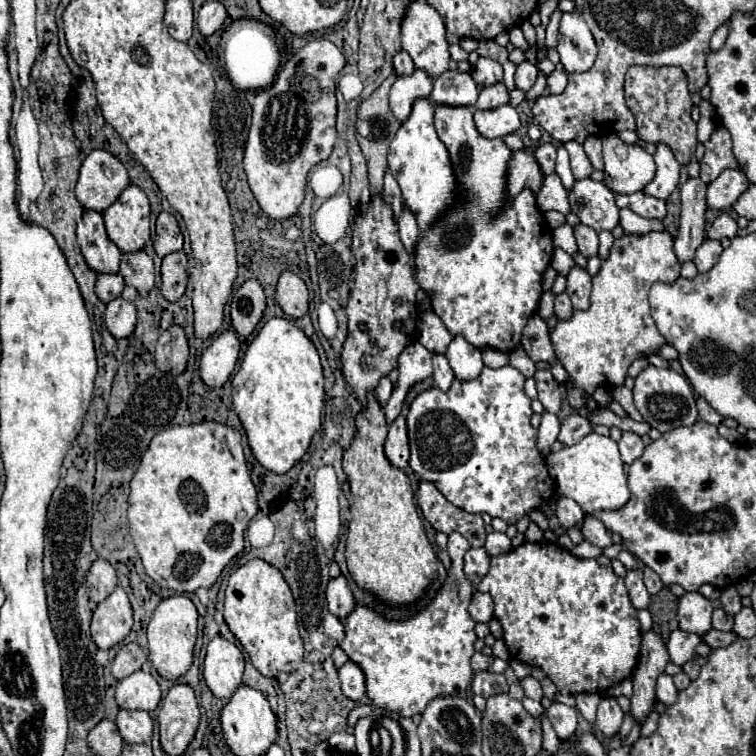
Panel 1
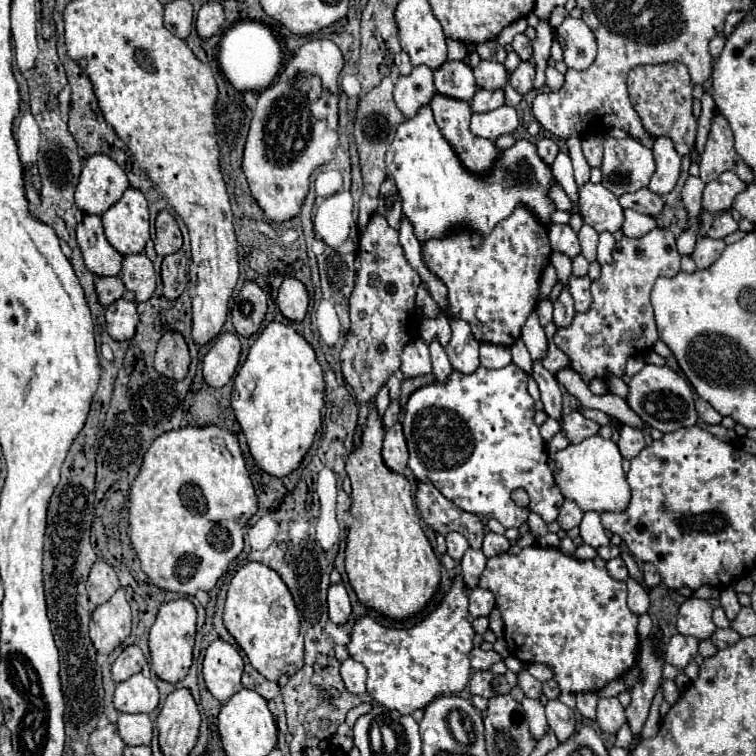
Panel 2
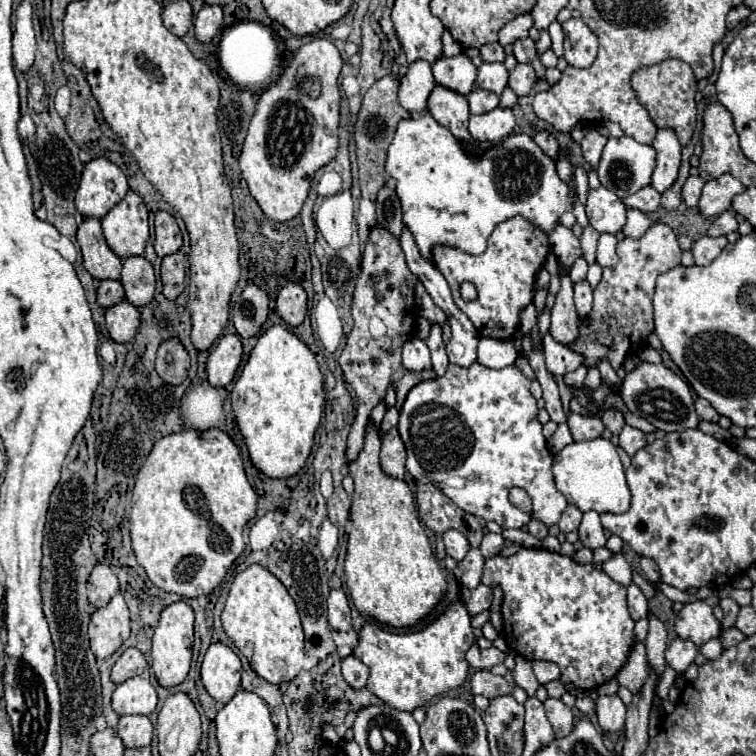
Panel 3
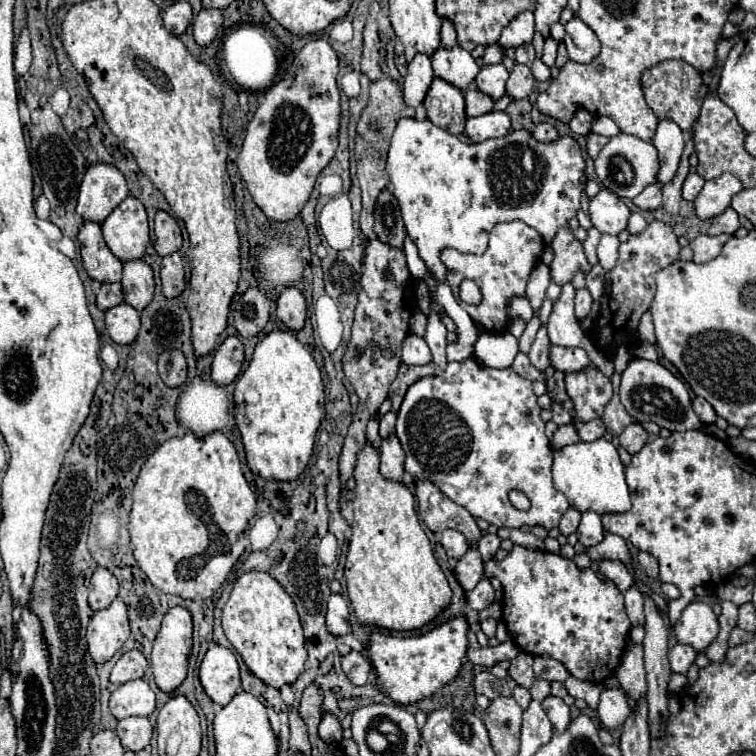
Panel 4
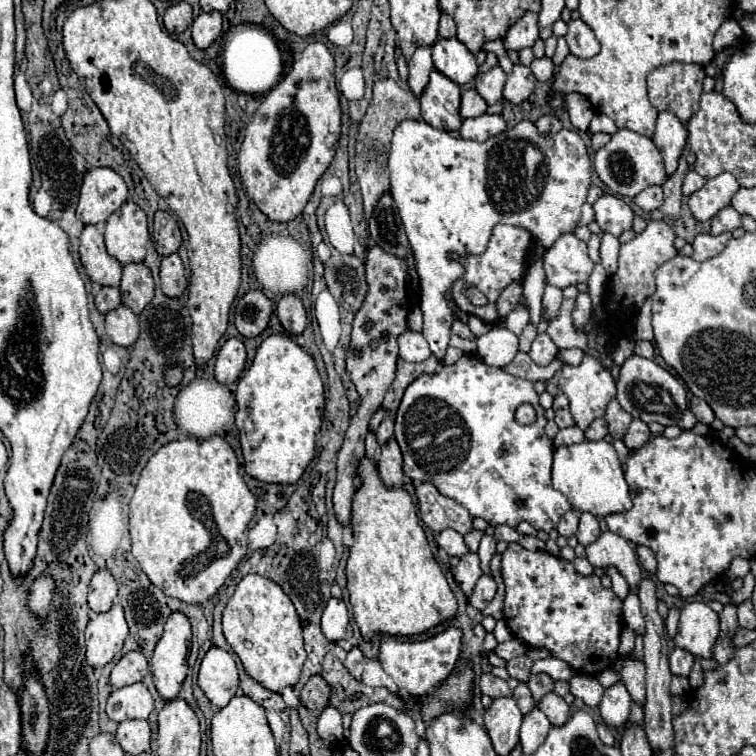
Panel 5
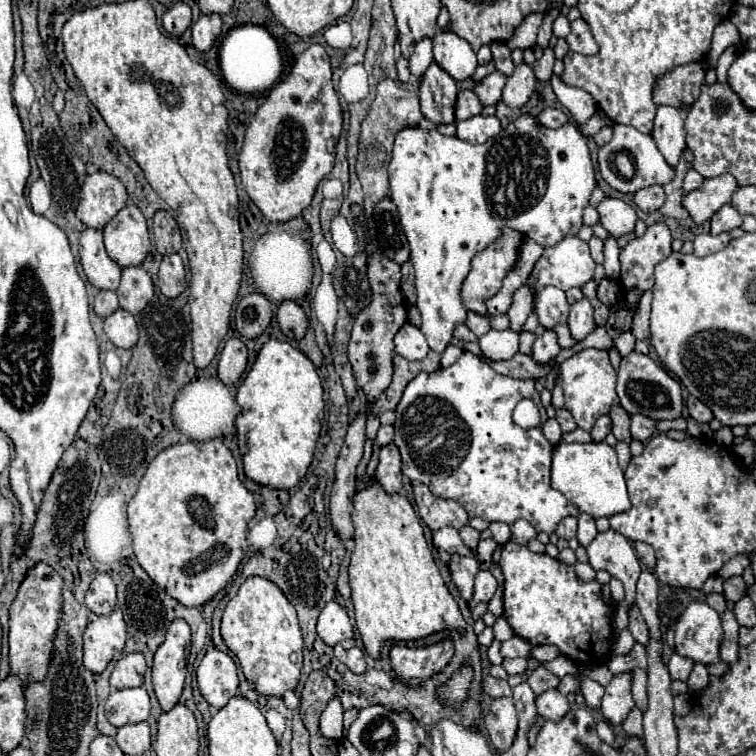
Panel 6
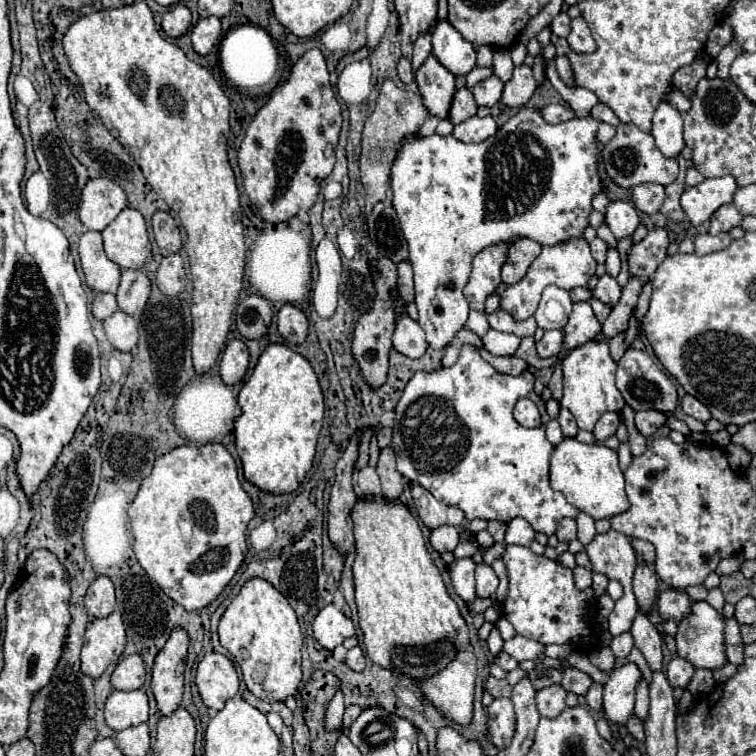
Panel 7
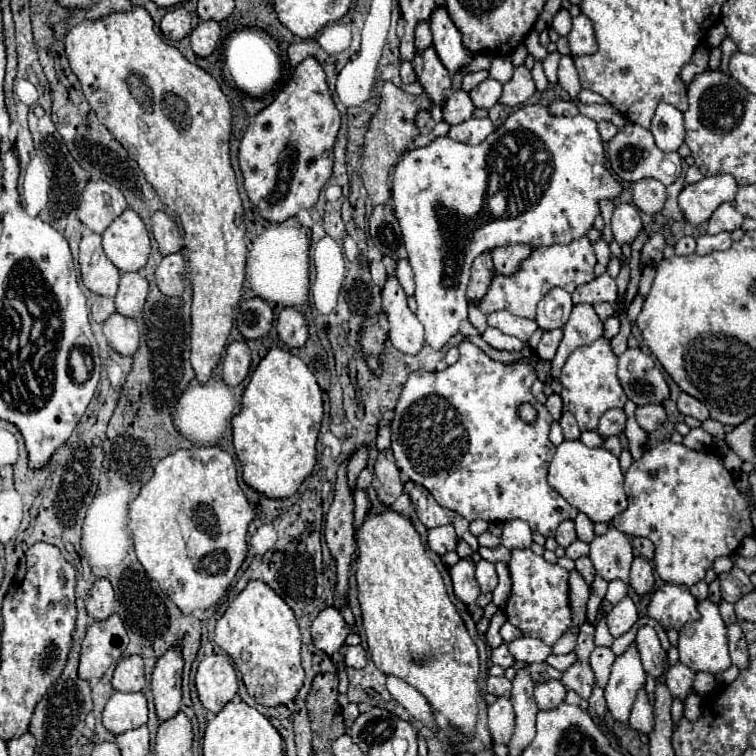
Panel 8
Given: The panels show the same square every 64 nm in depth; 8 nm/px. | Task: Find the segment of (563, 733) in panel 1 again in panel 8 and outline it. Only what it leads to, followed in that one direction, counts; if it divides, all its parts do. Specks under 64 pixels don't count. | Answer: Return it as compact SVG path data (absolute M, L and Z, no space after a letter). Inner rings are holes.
M548 680L548 682L536 682L534 684L534 700L540 710L556 708L560 702L564 702L566 688L560 680Z

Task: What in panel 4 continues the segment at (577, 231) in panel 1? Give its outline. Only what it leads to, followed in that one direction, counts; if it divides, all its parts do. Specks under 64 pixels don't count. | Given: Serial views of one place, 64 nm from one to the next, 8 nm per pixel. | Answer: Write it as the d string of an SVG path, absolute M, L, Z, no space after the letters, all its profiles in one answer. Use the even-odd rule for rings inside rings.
M590 228L588 230L588 238L584 242L584 252L586 252L586 258L590 264L598 264L598 258L596 258L596 246L600 242L600 232L596 228Z

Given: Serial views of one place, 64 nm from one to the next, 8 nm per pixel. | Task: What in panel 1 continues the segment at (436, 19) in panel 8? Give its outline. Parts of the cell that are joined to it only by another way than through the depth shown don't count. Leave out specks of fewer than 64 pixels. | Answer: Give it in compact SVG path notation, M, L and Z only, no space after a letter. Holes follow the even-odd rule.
M450 68L450 70L446 70L446 74L440 74L438 78L434 78L434 90L432 90L430 98L436 104L472 106L472 104L476 104L478 88L468 72Z

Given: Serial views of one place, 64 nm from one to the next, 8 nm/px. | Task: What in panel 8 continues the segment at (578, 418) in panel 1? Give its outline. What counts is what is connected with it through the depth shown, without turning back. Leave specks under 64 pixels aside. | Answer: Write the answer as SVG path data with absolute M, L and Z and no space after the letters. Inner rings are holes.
M614 408L614 410L608 410L600 418L598 434L602 434L604 438L608 438L608 436L616 436L616 434L624 432L624 428L626 428L626 414L624 414L622 408Z

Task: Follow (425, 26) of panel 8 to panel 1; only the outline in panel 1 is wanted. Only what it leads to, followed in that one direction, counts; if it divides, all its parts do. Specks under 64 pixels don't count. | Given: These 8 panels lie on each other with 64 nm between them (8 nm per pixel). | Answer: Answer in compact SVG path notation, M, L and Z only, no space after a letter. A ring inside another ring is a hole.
M414 70L410 76L398 76L390 90L390 108L394 116L404 122L418 98L428 98L432 90L432 78L426 70Z

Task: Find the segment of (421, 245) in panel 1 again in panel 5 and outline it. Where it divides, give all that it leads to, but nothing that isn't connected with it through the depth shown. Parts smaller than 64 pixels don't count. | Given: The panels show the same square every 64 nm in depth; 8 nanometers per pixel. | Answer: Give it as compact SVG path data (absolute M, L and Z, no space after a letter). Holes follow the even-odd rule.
M432 70L430 82L420 94L422 118L440 130L458 130L460 118L460 86L450 82L442 72ZM496 226L494 232L492 232L492 238L488 242L488 248L486 252L478 254L478 256L462 256L458 258L464 266L466 266L466 272L464 276L454 284L454 300L456 304L466 312L466 314L476 314L480 316L484 322L492 322L496 324L500 320L498 312L496 312L496 300L500 296L500 292L506 288L506 284L510 284L512 280L520 280L524 274L526 274L526 256L528 256L528 248L530 248L530 242L532 242L532 236L528 230L524 228L518 228L518 226ZM468 286L474 286L478 292L486 294L488 298L488 304L486 306L474 306L468 302L468 298L464 296L464 290Z

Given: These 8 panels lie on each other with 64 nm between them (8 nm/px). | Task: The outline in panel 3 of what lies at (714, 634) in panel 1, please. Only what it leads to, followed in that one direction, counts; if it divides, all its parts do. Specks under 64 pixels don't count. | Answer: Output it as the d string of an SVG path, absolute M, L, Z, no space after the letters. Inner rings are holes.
M730 628L730 630L726 630L726 632L722 632L722 644L724 644L724 648L730 648L730 646L736 646L738 642L742 642L742 640L746 640L748 636L746 634L742 634L738 628Z

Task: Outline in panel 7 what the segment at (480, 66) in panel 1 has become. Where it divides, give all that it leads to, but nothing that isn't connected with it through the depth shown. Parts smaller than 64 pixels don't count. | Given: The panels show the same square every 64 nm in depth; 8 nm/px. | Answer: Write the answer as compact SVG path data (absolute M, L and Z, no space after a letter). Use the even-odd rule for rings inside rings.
M490 76L488 80L484 80L478 86L474 86L472 94L474 94L474 100L476 100L478 106L492 108L500 100L502 88L504 88L504 82L500 78L496 78L496 76Z

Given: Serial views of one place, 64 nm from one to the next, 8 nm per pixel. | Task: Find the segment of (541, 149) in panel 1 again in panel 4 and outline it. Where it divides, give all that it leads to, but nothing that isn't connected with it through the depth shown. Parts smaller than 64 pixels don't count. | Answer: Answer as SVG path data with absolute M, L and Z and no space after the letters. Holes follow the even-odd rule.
M540 122L536 128L534 128L534 138L540 140L540 142L552 142L558 138L558 130L556 126L552 126L550 122Z

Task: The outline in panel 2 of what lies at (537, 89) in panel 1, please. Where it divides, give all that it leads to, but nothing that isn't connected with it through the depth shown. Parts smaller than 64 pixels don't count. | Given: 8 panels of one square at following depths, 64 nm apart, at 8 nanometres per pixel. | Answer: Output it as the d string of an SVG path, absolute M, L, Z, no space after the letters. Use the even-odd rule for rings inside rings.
M540 22L536 26L536 40L532 42L534 46L534 62L536 62L536 78L534 78L534 88L542 88L546 84L546 60L550 58L550 44L552 44L552 34L550 34L550 26L544 22Z

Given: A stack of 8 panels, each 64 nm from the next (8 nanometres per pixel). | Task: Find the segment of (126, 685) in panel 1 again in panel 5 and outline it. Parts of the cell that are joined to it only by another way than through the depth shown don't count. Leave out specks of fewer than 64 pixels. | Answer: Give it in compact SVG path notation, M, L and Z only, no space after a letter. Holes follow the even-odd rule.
M130 684L118 688L110 694L106 704L106 714L110 720L124 722L124 720L147 719L154 708L154 700L146 688L146 684Z

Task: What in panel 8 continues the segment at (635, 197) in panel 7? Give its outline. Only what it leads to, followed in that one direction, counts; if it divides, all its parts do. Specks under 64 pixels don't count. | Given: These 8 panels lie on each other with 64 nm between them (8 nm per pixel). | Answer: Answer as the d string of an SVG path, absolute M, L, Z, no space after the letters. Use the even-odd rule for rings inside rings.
M642 178L634 182L632 200L644 214L656 214L666 200L666 186L654 178Z

